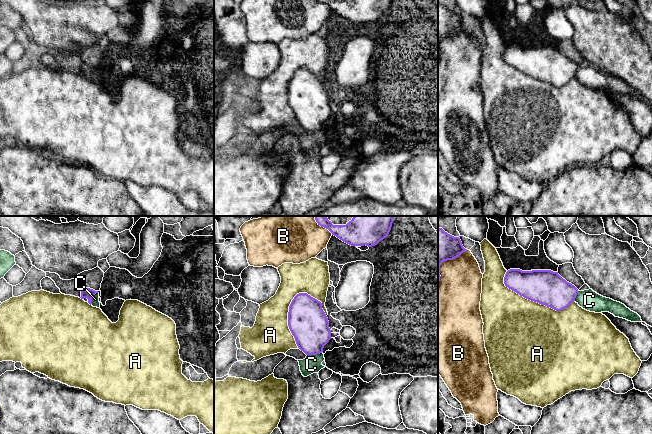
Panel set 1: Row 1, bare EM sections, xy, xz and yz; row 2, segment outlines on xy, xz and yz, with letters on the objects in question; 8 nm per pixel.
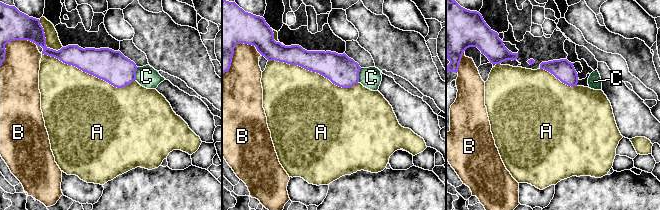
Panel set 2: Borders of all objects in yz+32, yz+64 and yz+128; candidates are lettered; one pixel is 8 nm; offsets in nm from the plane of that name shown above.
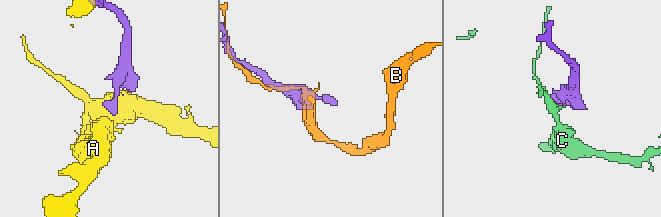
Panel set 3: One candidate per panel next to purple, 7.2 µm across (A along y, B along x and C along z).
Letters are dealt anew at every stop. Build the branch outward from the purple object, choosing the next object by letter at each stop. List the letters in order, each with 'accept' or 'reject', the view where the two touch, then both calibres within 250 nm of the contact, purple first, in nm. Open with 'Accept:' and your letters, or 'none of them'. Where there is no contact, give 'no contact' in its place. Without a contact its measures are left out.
Accept: none of them
A: reject | xz | 320/300 nm
B: reject | yz | 260/340 nm
C: reject | xz | 320/150 nm

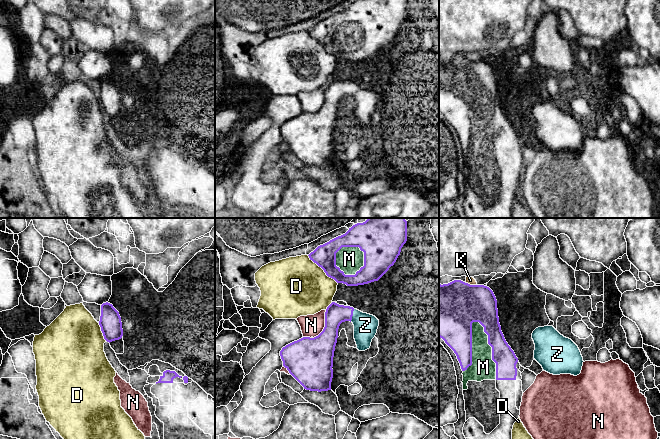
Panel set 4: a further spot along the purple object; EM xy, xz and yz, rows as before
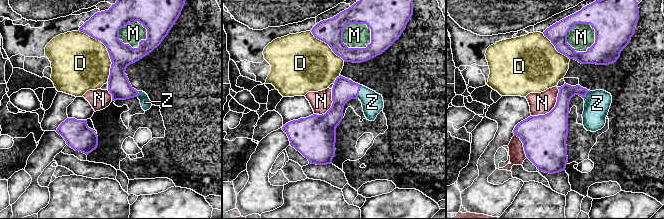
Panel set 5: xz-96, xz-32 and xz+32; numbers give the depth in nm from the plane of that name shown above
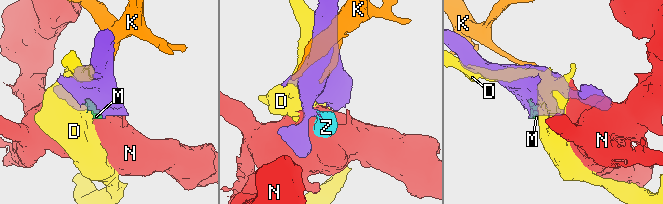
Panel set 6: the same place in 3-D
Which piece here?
Accept: M, Z
D: reject | xz | 180/480 nm
K: reject | yz | 400/60 nm
M: accept | yz | 170/190 nm
N: reject | xz | 280/180 nm
Z: accept | xz | 170/190 nm

